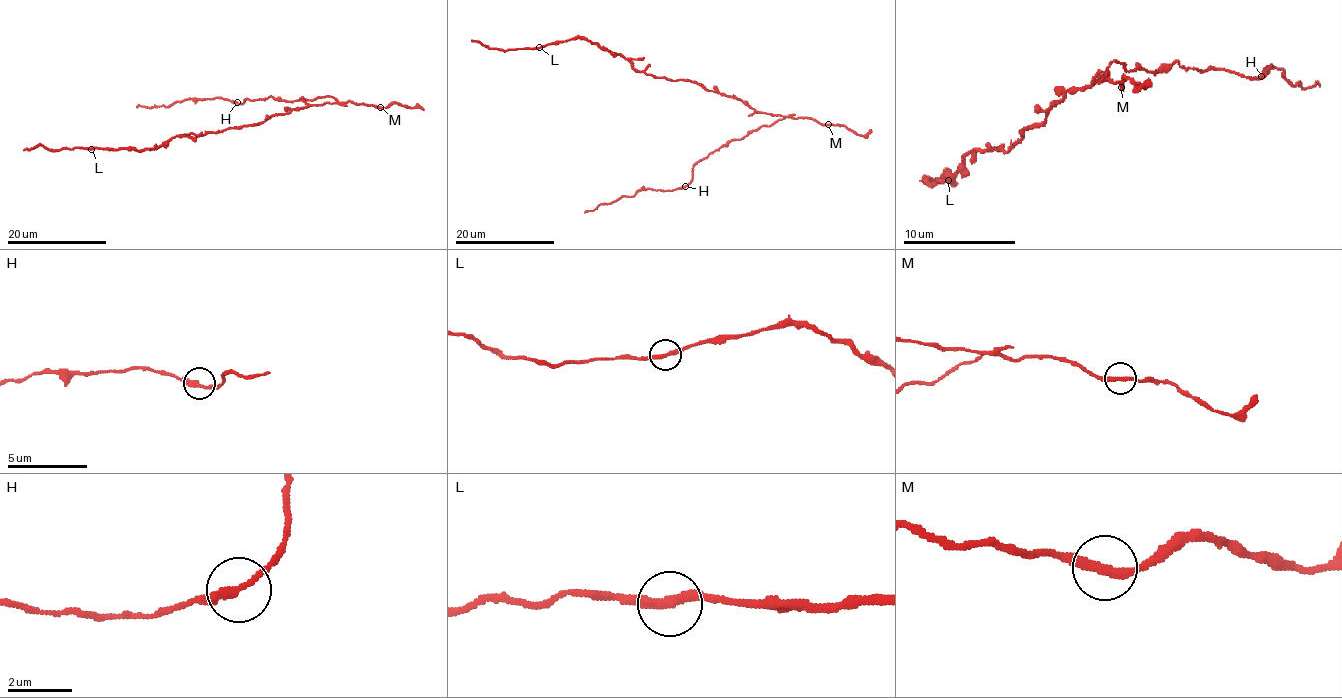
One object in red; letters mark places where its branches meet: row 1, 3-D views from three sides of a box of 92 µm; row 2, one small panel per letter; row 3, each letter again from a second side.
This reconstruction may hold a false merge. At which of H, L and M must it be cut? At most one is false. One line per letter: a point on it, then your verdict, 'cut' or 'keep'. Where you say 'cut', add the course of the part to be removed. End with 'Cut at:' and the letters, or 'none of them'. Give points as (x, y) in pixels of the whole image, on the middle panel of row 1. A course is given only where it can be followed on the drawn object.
H: at (685, 186); keep
L: at (539, 47); cut; foreign part runs (539, 47), (500, 51), (472, 39)
M: at (828, 124); keep
Cut at: L

